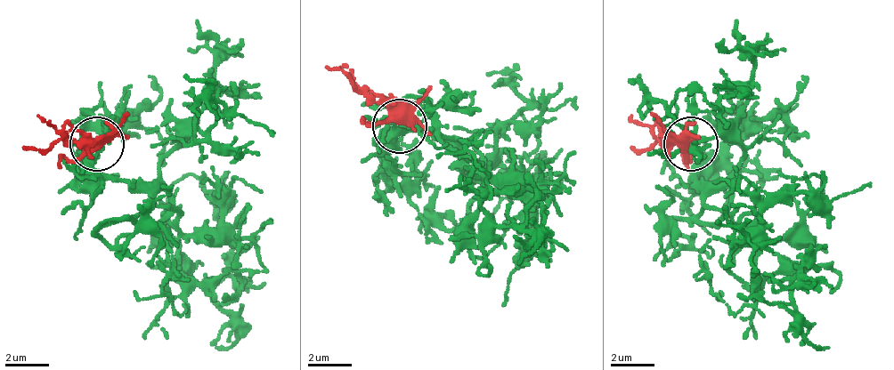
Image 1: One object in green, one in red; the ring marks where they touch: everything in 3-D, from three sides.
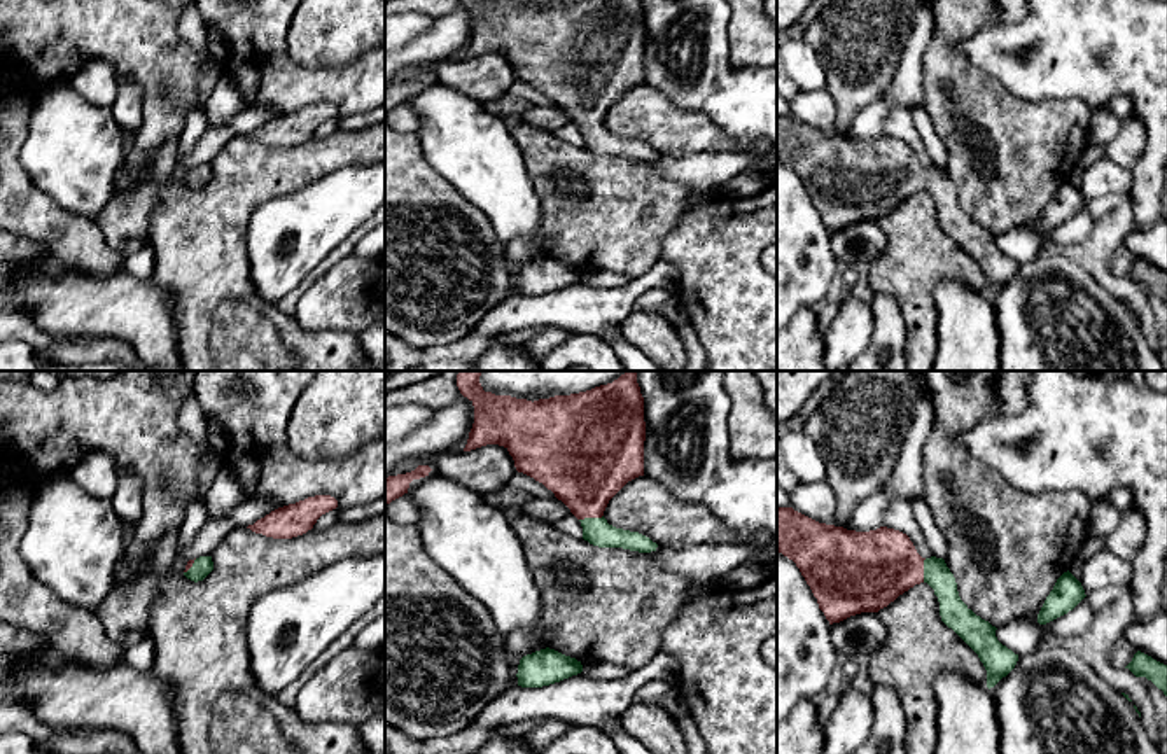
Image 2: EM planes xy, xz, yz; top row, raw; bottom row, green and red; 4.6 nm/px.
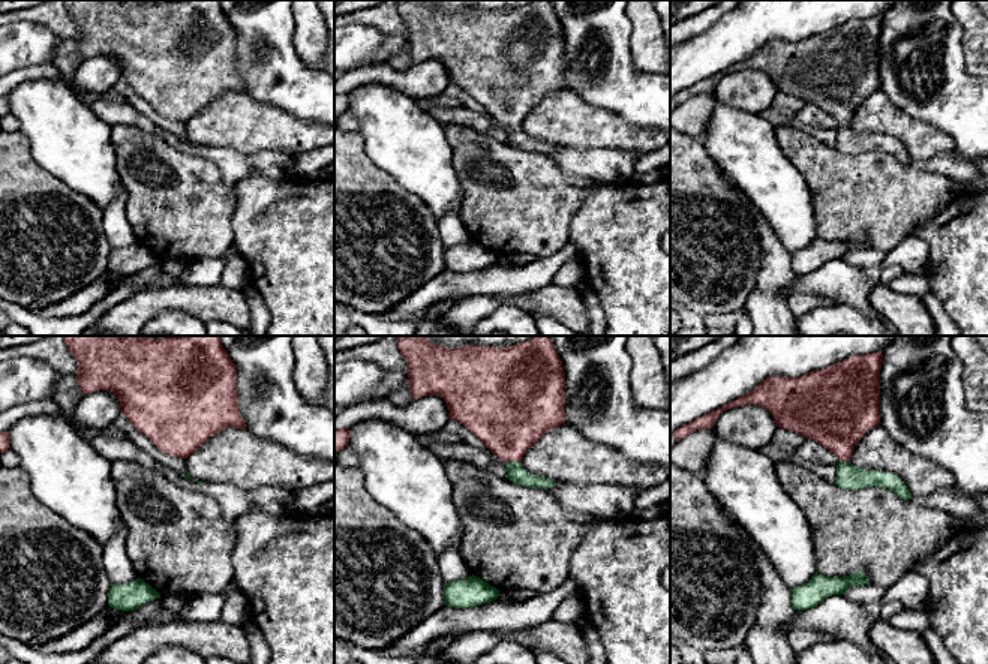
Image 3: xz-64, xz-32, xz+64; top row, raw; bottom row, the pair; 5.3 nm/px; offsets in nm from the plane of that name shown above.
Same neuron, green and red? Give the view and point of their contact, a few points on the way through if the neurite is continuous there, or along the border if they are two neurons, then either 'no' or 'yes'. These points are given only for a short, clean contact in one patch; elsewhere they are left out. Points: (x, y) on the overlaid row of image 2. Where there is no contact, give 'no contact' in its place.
contact xz (590, 518); yes

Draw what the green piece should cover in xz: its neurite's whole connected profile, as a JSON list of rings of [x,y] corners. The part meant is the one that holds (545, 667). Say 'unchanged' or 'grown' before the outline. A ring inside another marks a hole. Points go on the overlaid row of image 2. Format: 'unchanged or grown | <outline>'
unchanged | [[[541,649],[527,654],[518,665],[518,686],[542,688],[583,672],[581,661],[555,649]]]

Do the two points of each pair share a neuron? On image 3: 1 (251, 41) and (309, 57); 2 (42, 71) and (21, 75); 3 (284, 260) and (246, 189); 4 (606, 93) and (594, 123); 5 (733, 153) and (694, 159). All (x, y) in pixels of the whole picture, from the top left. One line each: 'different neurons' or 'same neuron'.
1: different neurons
2: same neuron
3: same neuron
4: different neurons
5: different neurons

